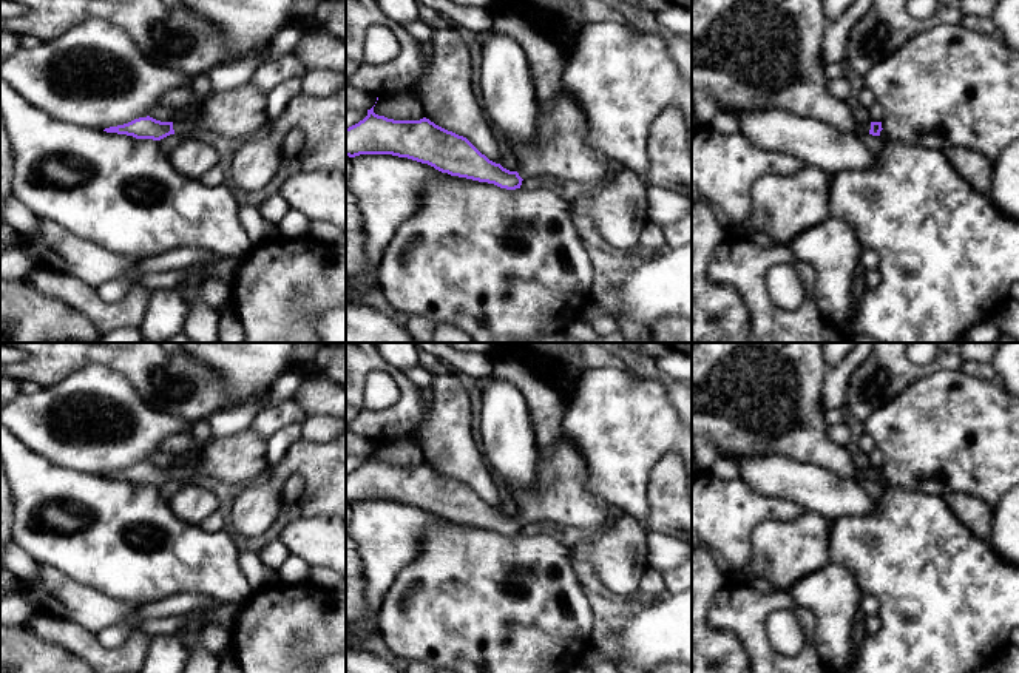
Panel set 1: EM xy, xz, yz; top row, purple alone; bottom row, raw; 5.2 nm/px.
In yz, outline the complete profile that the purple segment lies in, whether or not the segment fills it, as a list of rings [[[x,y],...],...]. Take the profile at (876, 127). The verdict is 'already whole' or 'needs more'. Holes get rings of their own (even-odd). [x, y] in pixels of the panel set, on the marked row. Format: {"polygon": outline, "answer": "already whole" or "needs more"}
{"polygon": [[[692,0],[692,125],[709,127],[726,108],[778,110],[818,119],[845,133],[880,136],[882,122],[860,125],[846,100],[829,93],[820,60],[824,31],[824,0]]], "answer": "needs more"}

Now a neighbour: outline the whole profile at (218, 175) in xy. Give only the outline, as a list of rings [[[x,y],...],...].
[[[222,162],[216,164],[213,168],[204,173],[199,181],[210,187],[225,184],[229,182],[229,168]]]

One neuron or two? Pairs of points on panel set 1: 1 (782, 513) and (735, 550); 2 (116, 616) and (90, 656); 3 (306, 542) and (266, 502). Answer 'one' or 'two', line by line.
1: one
2: two
3: two

